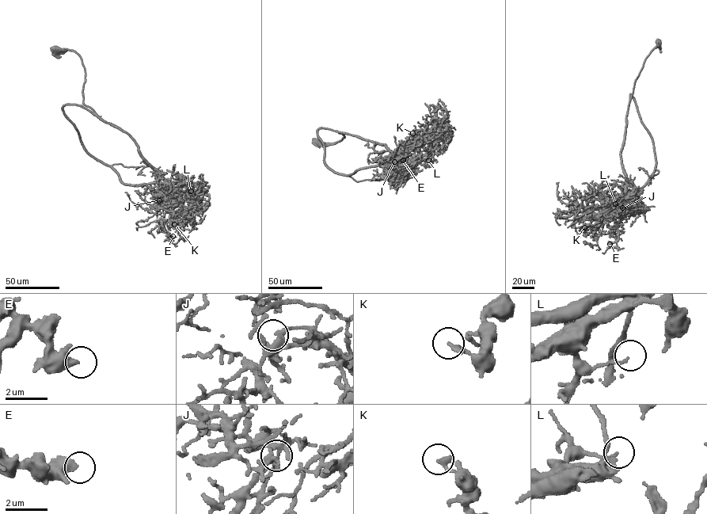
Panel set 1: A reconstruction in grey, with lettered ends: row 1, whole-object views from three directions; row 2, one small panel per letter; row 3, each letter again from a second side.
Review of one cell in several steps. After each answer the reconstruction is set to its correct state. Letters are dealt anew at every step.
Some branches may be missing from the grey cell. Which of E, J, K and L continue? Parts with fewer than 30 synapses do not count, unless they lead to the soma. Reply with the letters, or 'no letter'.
no letter

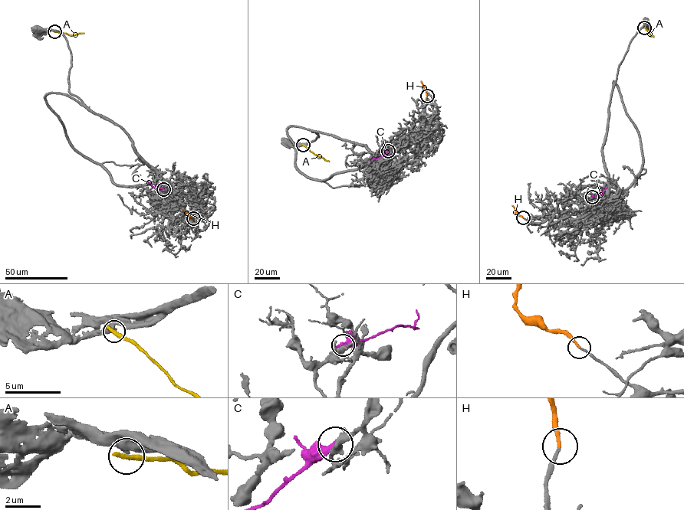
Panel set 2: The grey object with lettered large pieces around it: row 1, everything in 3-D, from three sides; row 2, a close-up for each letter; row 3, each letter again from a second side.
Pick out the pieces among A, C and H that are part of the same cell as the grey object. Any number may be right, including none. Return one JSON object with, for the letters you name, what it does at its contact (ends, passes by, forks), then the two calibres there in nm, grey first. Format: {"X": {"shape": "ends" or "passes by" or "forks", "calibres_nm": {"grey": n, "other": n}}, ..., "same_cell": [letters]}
{"H": {"shape": "ends", "calibres_nm": {"grey": 180, "other": 190}}, "same_cell": ["H"]}

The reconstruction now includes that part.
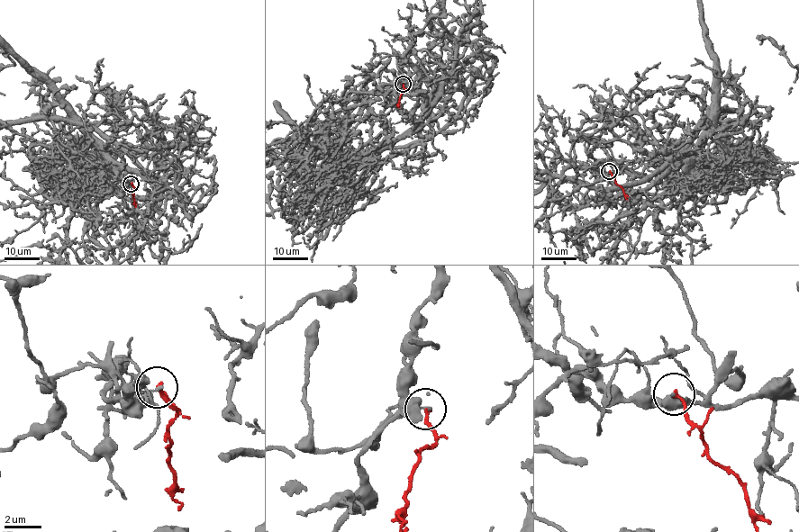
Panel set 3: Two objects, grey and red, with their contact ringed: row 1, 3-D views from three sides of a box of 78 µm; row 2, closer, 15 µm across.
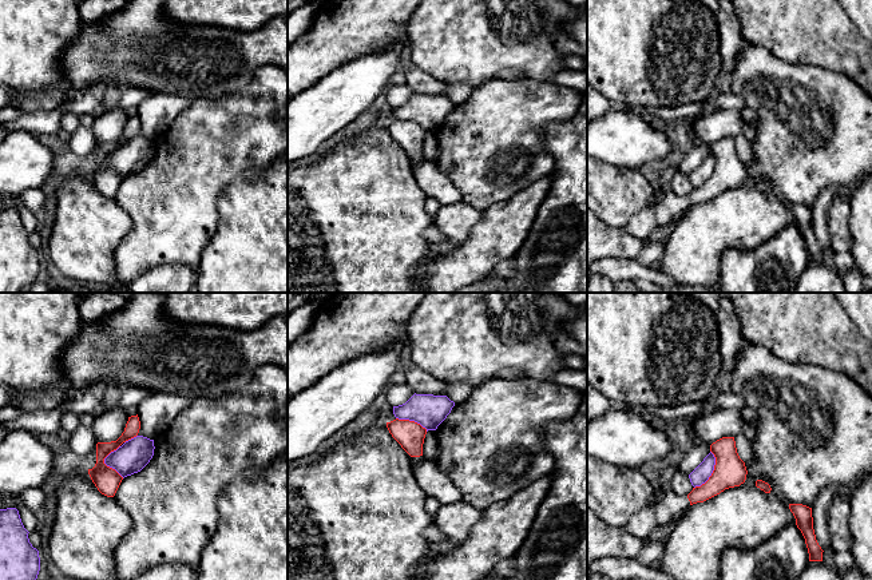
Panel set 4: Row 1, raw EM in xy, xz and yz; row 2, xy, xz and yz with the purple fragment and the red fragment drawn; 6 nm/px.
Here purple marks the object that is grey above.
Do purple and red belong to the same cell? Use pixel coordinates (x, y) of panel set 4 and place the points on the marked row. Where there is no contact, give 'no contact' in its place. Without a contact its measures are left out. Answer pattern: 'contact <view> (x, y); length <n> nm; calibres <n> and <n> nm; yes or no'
contact yz (712, 472); length 260 nm; calibres 100 and 190 nm; no

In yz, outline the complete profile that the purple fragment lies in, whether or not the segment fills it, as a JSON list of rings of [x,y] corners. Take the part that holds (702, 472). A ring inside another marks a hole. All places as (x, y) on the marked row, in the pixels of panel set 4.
[[[710,452],[703,458],[703,461],[689,474],[691,485],[695,488],[695,486],[701,486],[702,484],[705,484],[712,476],[714,470],[714,465],[716,465],[716,457]]]

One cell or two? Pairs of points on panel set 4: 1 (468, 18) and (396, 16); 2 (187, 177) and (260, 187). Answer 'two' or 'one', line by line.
1: two
2: two

